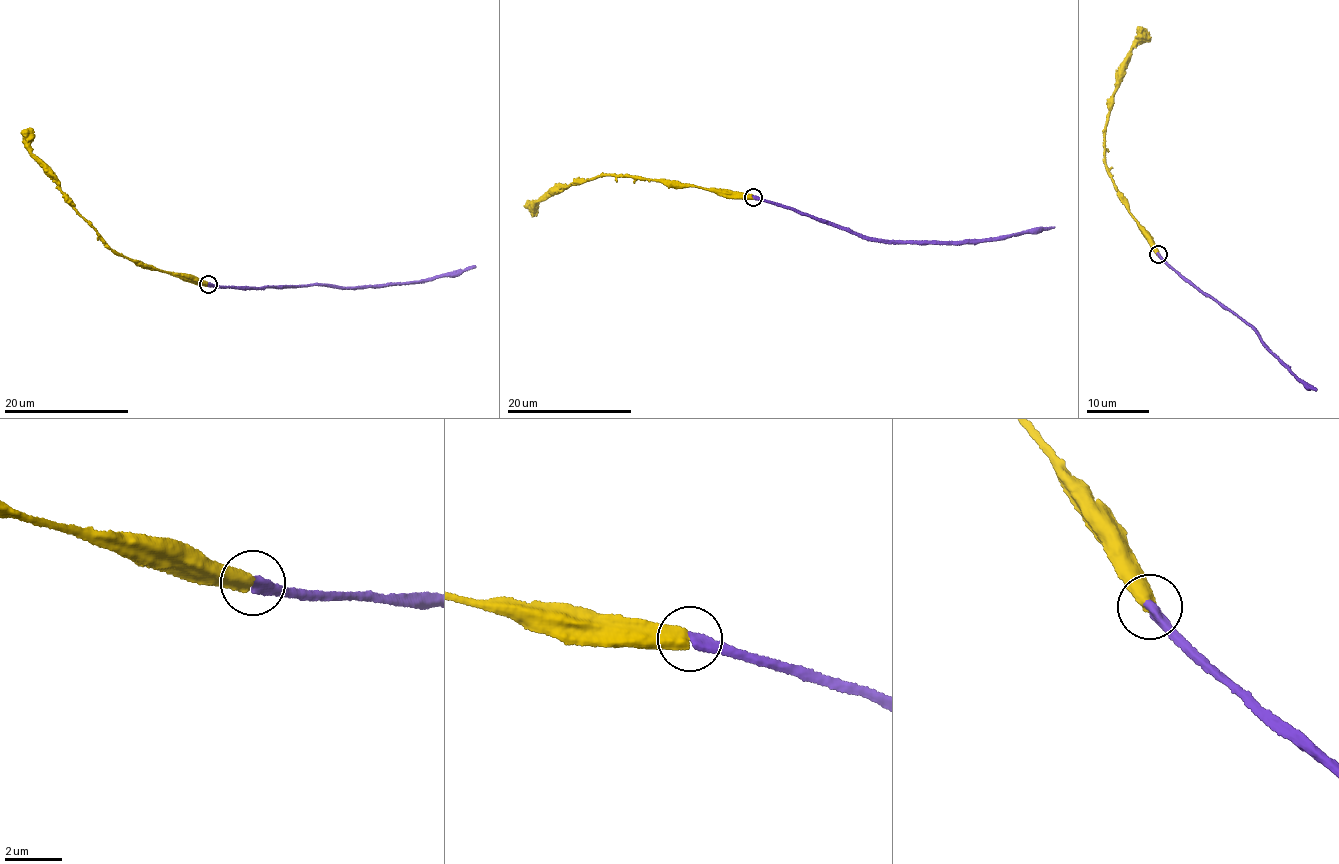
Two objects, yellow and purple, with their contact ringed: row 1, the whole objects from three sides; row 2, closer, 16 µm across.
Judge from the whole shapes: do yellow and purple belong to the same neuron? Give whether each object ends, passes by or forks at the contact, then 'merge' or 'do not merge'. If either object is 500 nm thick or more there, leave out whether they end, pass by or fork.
merge

